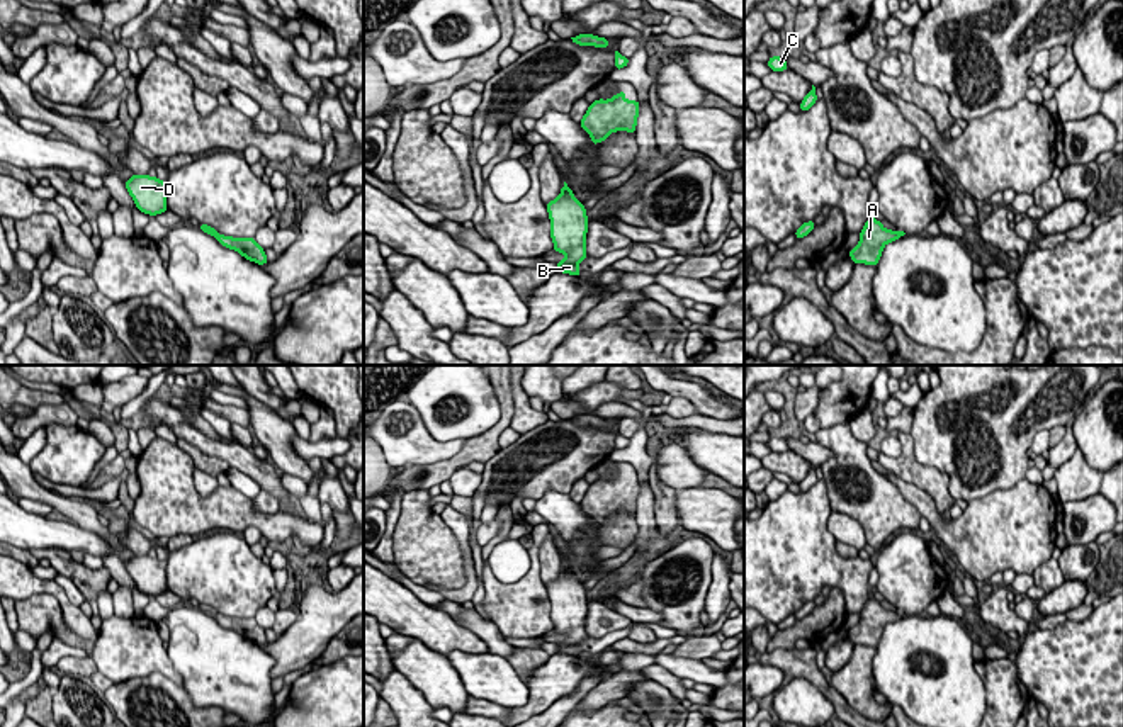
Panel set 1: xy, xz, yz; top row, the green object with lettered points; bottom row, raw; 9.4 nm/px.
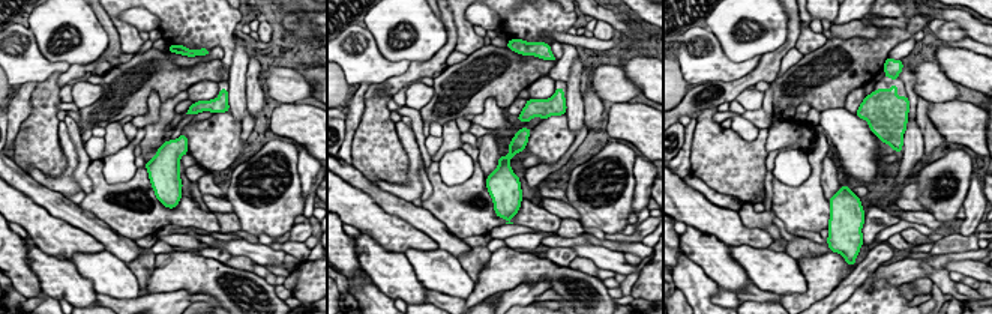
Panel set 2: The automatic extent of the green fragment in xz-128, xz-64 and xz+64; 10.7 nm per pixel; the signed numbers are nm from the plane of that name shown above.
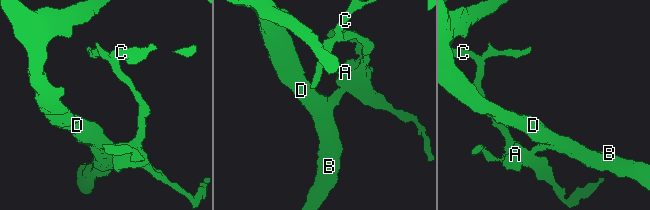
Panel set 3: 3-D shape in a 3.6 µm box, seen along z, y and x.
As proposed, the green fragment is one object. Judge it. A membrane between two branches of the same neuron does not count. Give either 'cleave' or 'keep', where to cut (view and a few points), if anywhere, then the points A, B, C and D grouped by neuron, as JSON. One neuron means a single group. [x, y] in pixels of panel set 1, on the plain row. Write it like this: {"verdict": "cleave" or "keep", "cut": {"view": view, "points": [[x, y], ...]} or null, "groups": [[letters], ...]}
{"verdict": "cleave", "cut": {"view": "xz", "points": [[592, 517], [598, 522]]}, "groups": [["A", "C"], ["B", "D"]]}

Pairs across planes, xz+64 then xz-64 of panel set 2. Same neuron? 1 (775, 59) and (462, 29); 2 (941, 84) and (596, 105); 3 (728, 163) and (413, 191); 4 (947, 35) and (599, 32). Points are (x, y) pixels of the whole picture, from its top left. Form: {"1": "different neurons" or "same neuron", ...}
{"1": "different neurons", "2": "different neurons", "3": "different neurons", "4": "same neuron"}

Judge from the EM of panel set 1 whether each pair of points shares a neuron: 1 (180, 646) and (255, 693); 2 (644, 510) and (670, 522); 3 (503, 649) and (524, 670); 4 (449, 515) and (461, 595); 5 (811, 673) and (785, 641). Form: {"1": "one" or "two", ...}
{"1": "one", "2": "two", "3": "two", "4": "one", "5": "two"}

